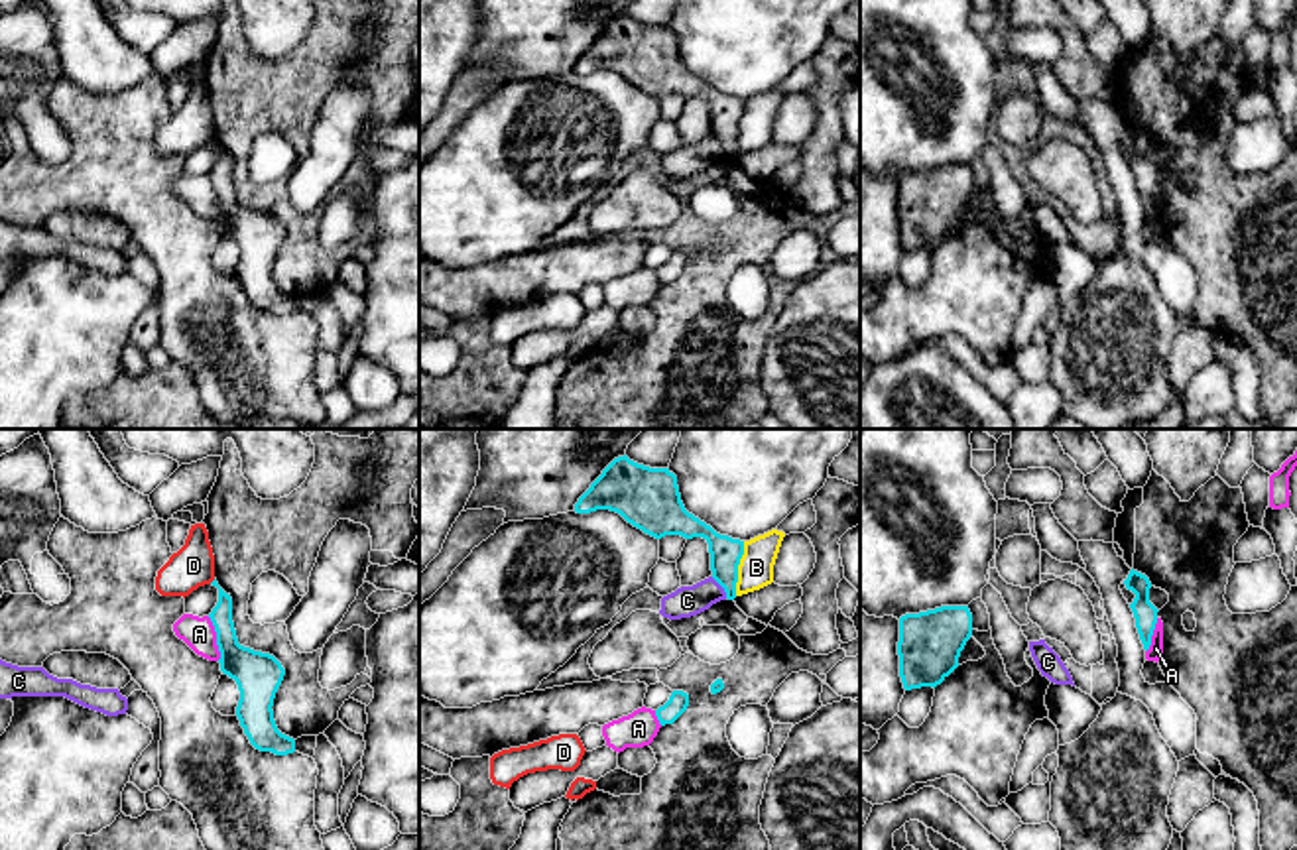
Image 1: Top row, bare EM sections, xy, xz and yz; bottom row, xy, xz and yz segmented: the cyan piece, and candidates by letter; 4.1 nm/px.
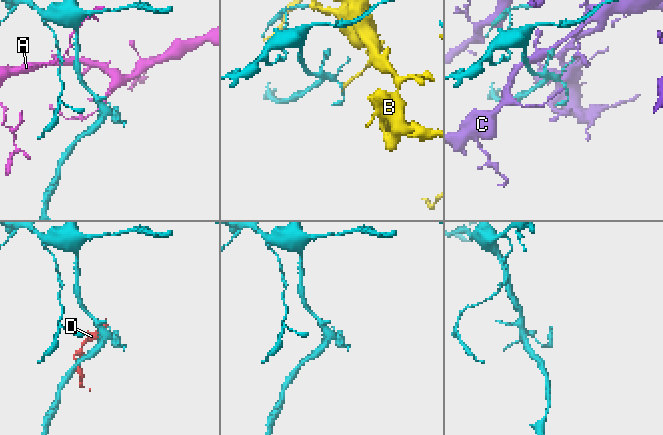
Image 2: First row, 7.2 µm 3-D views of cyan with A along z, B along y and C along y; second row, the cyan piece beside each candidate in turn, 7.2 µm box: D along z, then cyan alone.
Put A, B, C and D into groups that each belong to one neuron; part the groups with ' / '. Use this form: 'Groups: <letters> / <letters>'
Groups: A / B / C / D

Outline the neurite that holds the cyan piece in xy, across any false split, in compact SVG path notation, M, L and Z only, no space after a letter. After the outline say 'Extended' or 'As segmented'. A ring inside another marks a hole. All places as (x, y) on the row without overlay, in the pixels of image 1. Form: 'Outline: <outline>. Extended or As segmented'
Outline: M216 138L211 144L218 148L218 161L209 177L216 191L220 230L234 238L240 250L236 266L240 285L256 309L276 315L293 313L295 299L278 289L272 270L285 228L274 214L238 203L232 157L218 146Z. As segmented

